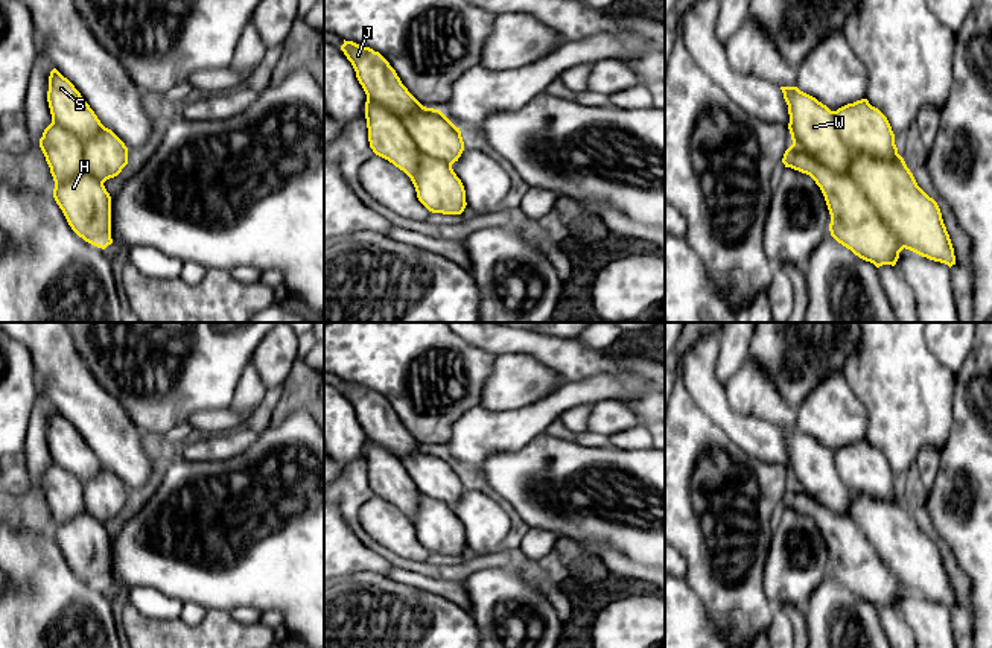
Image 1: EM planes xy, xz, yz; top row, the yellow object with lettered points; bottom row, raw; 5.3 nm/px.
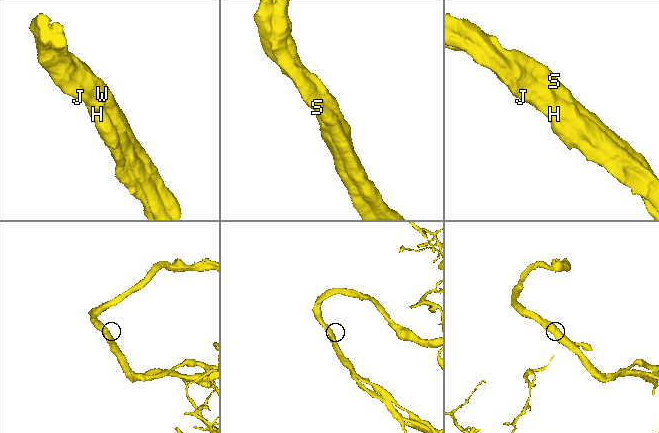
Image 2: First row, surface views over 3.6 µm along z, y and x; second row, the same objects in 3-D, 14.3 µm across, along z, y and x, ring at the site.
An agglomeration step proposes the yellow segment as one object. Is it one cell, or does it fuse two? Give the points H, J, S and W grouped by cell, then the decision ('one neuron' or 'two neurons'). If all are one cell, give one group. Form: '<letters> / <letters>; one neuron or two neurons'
H J S W; one neuron

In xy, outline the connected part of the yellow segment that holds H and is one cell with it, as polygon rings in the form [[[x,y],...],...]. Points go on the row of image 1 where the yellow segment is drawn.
[[[56,68],[49,76],[47,102],[52,123],[40,138],[40,148],[55,181],[53,198],[72,230],[85,242],[105,249],[111,239],[111,196],[103,183],[128,164],[128,148],[105,128],[75,85]]]

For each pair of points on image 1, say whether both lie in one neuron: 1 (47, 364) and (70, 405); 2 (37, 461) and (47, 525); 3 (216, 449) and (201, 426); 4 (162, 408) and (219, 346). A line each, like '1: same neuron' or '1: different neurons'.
1: same neuron
2: same neuron
3: different neurons
4: same neuron

